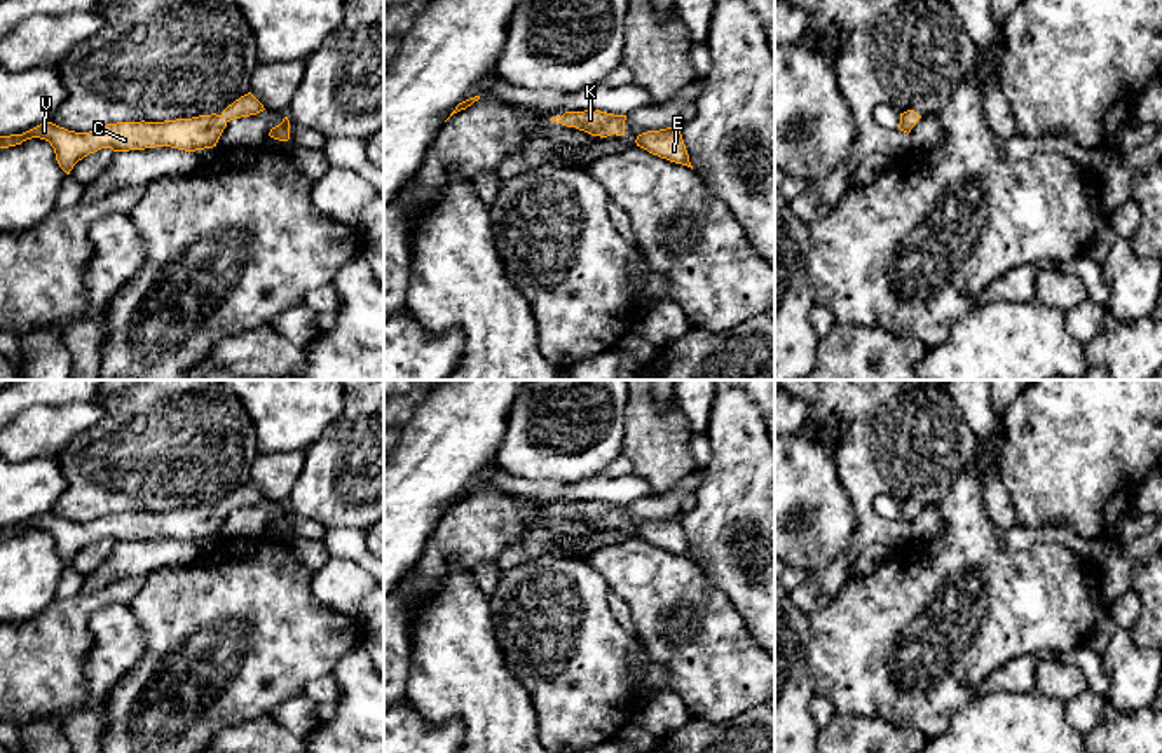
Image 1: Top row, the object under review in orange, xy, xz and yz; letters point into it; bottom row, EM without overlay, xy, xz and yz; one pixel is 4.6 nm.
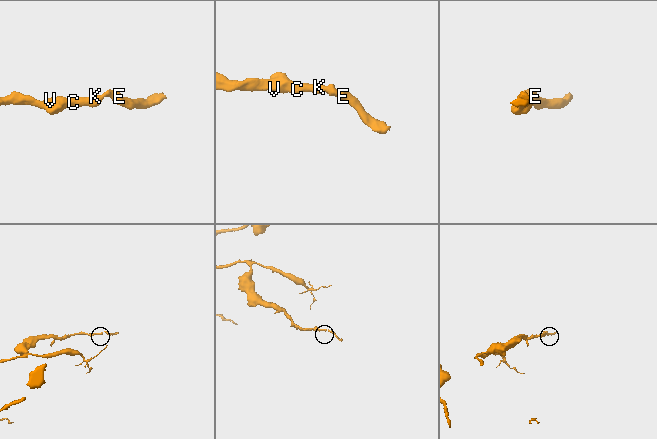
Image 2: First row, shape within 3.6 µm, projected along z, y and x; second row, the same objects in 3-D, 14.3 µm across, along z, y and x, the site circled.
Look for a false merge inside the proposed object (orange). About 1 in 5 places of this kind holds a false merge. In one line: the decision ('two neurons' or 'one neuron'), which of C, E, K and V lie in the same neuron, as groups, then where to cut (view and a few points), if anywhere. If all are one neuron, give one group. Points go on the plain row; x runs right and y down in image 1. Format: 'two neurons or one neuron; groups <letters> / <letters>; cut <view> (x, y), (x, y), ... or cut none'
one neuron; groups C E K V; cut none

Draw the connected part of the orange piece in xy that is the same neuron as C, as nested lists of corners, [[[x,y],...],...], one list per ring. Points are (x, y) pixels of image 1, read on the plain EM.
[[[248,483],[220,505],[211,504],[164,512],[117,512],[89,523],[75,523],[45,512],[23,525],[0,526],[0,539],[21,535],[31,528],[45,530],[54,539],[59,558],[70,565],[79,551],[101,539],[112,539],[113,542],[155,537],[171,537],[185,542],[213,539],[230,511],[256,505],[263,500],[263,495]]]

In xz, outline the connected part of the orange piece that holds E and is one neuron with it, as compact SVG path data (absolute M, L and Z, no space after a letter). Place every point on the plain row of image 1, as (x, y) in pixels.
M679 516L642 523L635 533L653 546L693 560Z

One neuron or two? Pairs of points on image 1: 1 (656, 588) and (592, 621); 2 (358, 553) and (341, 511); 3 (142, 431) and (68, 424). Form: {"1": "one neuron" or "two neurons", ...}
{"1": "two neurons", "2": "two neurons", "3": "two neurons"}

